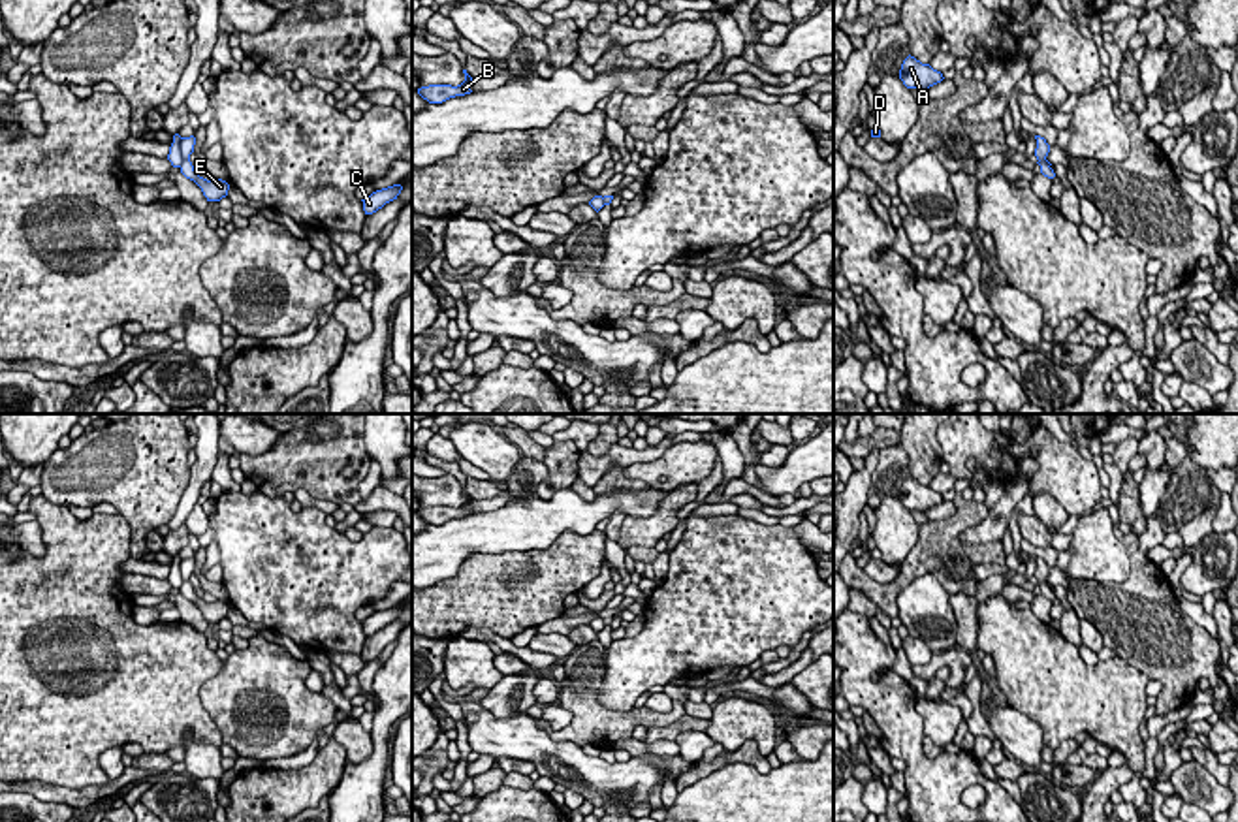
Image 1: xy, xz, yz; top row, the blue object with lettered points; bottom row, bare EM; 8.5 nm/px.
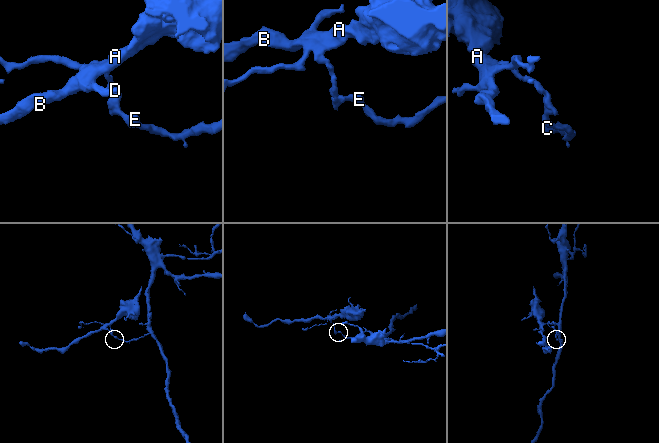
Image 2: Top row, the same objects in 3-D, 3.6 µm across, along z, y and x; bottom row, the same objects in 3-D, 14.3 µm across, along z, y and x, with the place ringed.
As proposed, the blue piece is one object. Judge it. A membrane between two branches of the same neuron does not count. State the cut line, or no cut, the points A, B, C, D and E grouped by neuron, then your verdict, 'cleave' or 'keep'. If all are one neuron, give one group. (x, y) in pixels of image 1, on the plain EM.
cut in xy along (179, 559), (181, 587); A B D / C E; cleave

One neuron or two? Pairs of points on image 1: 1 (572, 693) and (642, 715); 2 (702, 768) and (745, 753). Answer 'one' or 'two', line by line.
1: one
2: one

